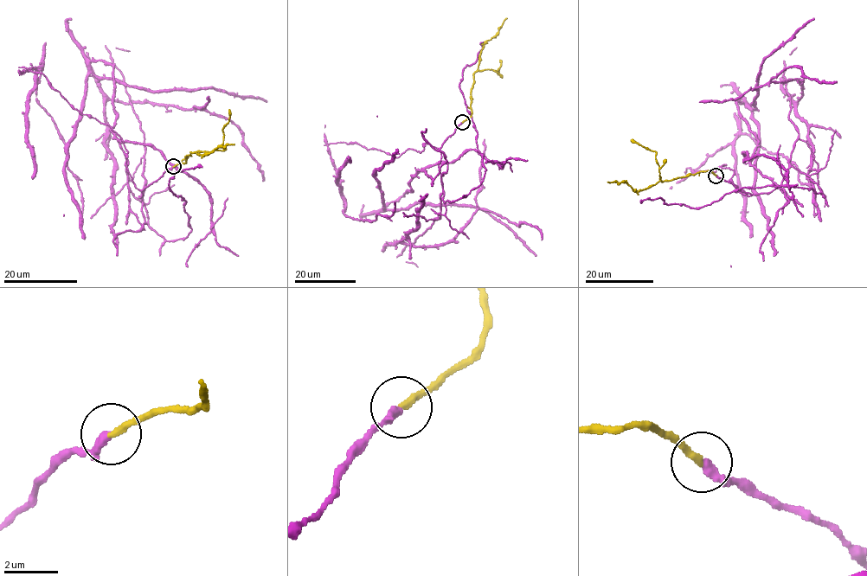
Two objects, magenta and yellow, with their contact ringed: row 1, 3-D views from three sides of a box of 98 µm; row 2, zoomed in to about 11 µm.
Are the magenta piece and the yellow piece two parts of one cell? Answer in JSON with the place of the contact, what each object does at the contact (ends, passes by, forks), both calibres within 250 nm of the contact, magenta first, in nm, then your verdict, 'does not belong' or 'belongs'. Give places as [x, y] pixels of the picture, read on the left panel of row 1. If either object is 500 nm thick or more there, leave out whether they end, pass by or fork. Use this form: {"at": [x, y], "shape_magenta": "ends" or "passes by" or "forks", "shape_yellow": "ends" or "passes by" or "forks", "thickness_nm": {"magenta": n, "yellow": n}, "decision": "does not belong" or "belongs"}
{"at": [173, 166], "shape_magenta": "ends", "shape_yellow": "ends", "thickness_nm": {"magenta": 340, "yellow": 260}, "decision": "belongs"}

